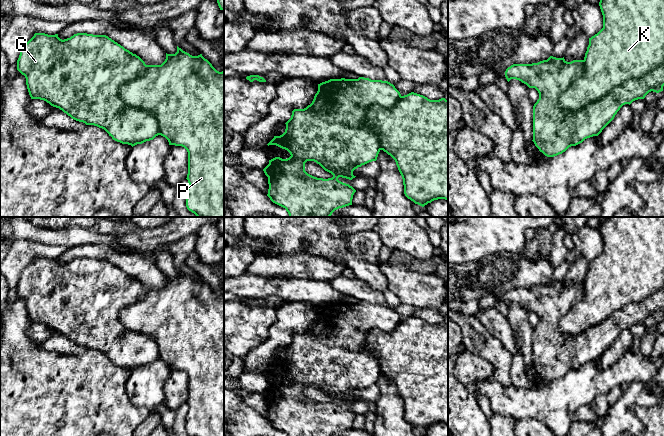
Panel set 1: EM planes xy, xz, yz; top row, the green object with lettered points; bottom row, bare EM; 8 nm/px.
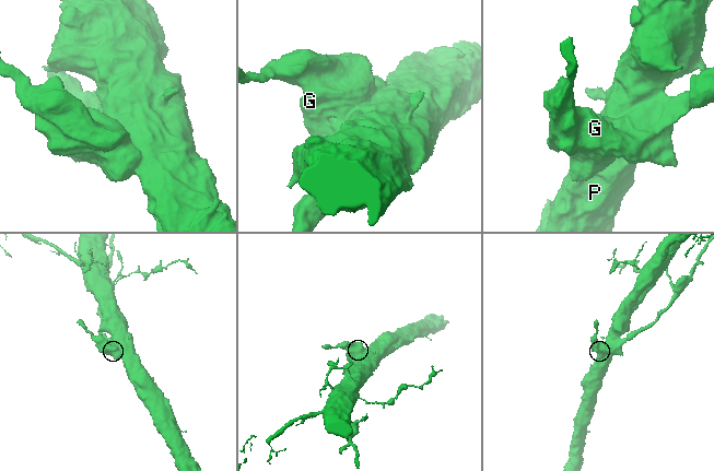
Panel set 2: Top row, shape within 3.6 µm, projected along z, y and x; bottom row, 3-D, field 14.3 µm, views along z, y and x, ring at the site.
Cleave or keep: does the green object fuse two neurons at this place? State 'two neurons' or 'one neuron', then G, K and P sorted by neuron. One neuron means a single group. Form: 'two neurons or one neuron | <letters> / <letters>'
two neurons | G / K P

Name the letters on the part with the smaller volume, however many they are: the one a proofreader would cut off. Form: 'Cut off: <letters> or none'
Cut off: G

